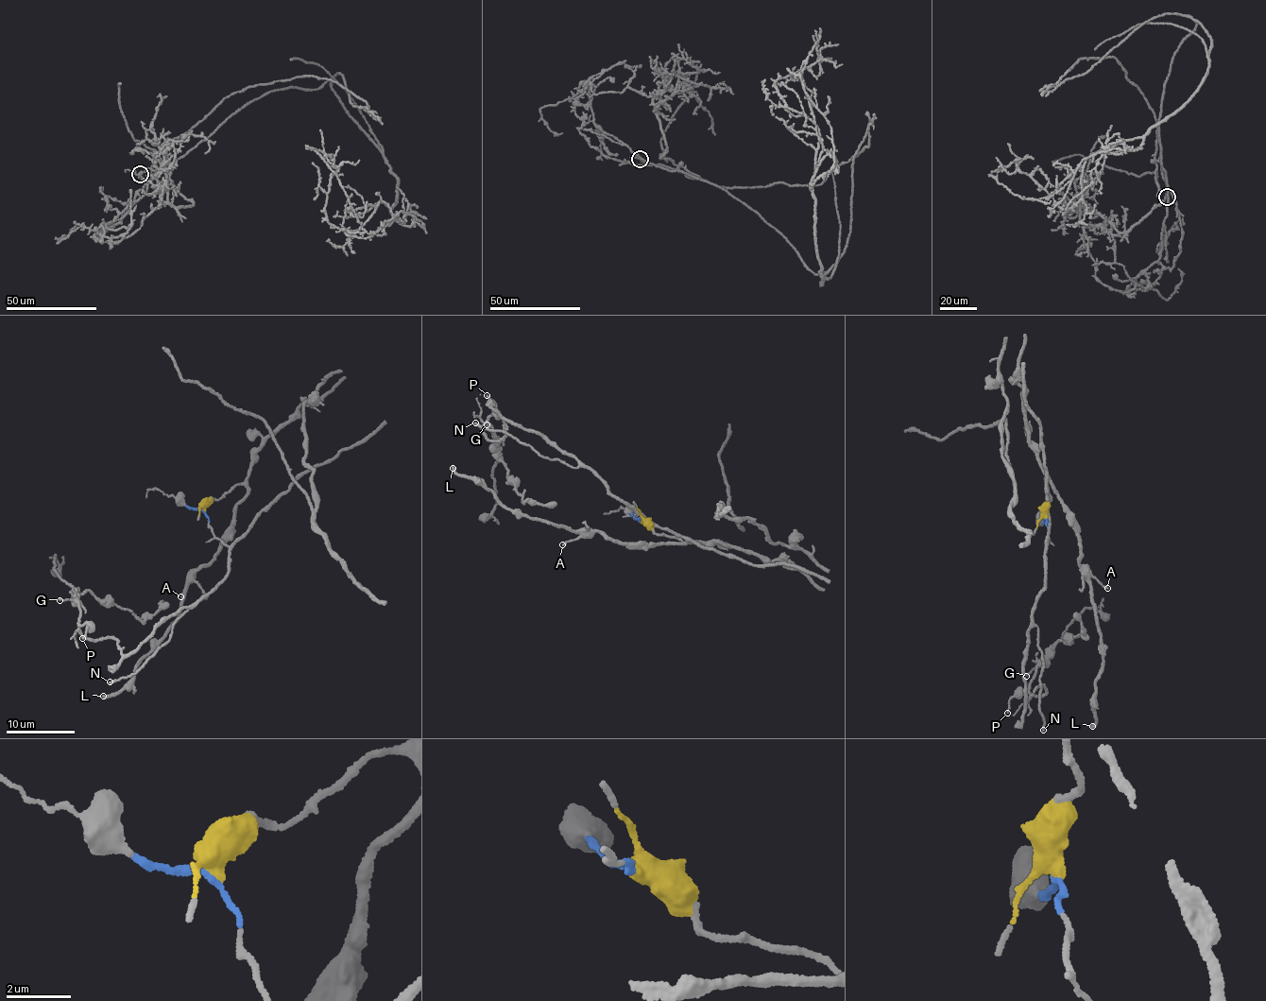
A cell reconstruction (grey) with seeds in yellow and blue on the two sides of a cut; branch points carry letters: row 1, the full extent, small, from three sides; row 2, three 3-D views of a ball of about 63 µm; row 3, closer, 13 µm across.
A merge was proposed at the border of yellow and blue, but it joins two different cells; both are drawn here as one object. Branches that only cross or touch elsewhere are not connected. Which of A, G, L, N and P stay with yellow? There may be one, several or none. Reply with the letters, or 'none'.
A, L

